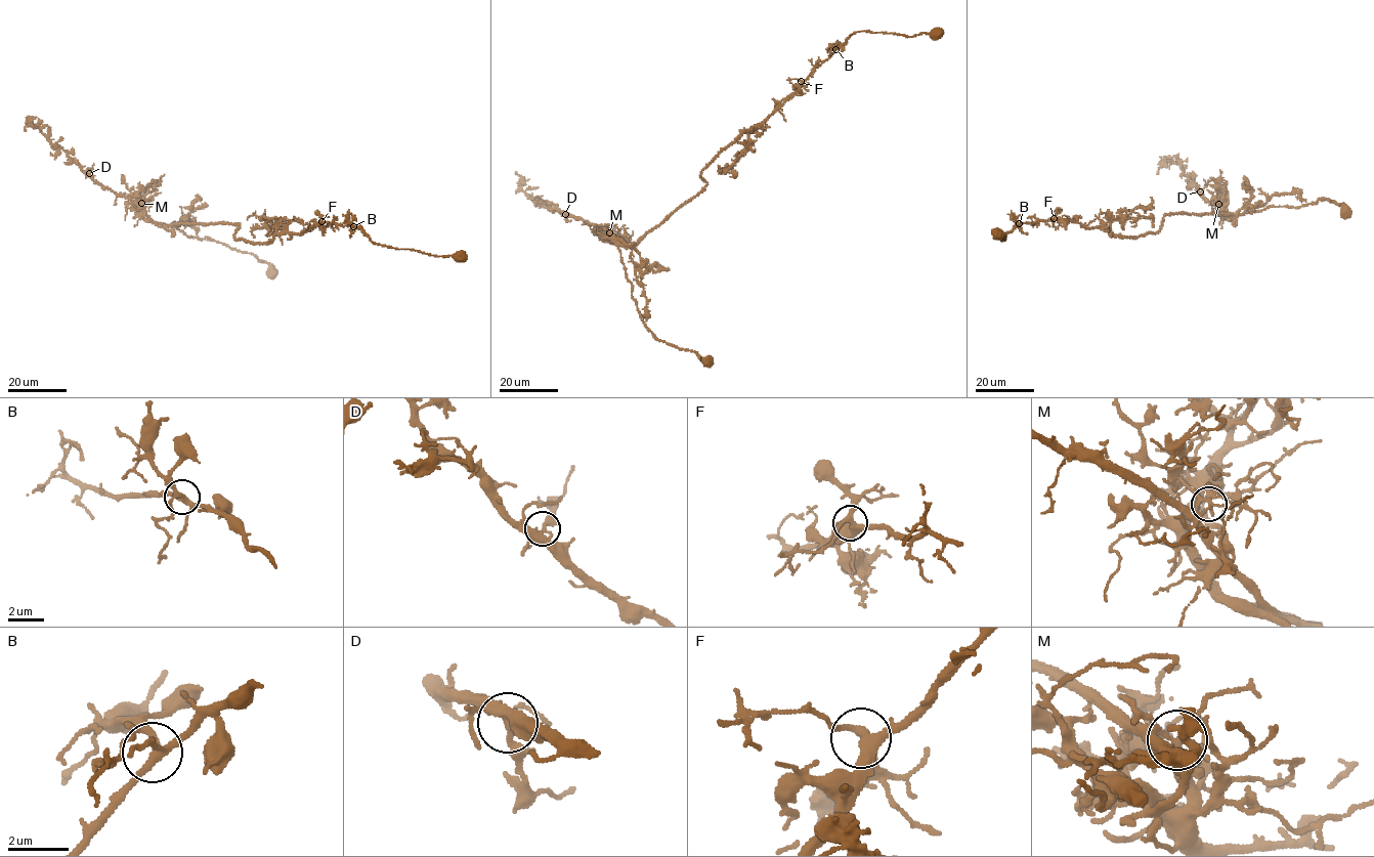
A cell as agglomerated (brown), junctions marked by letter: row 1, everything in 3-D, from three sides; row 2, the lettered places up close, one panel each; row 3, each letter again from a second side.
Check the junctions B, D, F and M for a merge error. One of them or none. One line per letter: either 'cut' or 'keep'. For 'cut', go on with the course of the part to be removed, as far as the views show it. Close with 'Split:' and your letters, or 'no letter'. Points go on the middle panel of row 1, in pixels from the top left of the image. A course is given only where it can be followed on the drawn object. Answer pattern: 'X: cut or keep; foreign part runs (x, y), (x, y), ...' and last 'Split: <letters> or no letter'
B: keep
D: keep
F: keep
M: cut; foreign part runs (609, 232), (609, 239), (603, 237), (620, 252), (632, 298), (649, 331), (658, 340), (693, 351), (706, 363)
Split: M

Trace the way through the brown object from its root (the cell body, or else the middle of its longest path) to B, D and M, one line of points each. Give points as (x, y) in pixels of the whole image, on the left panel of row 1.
B: (462, 256), (434, 256), (379, 245), (353, 226)
D: (462, 256), (379, 245), (355, 226), (327, 222), (253, 244), (235, 239), (239, 224), (164, 225), (89, 173)
M: (462, 256), (379, 245), (355, 226), (327, 222), (253, 244), (235, 239), (239, 224), (164, 225), (141, 203)

